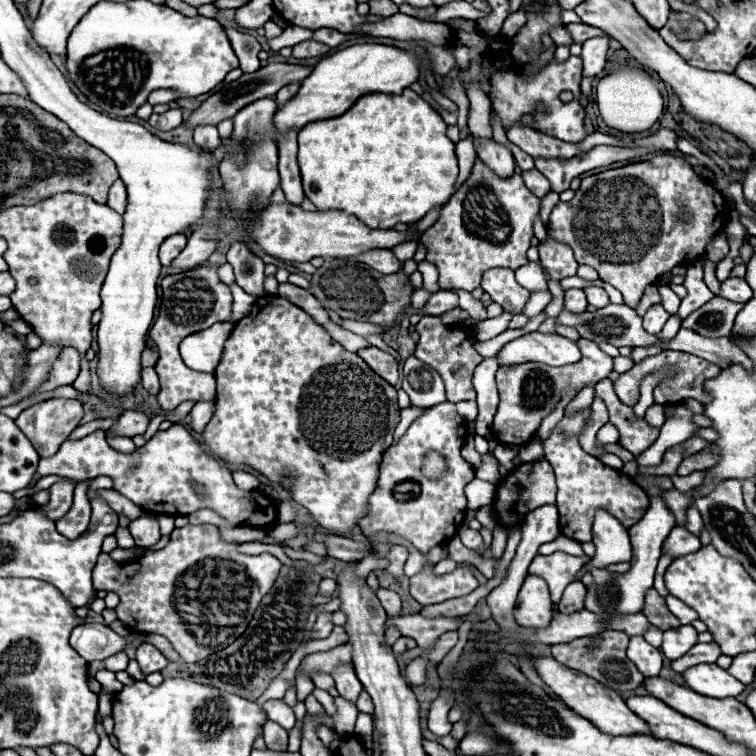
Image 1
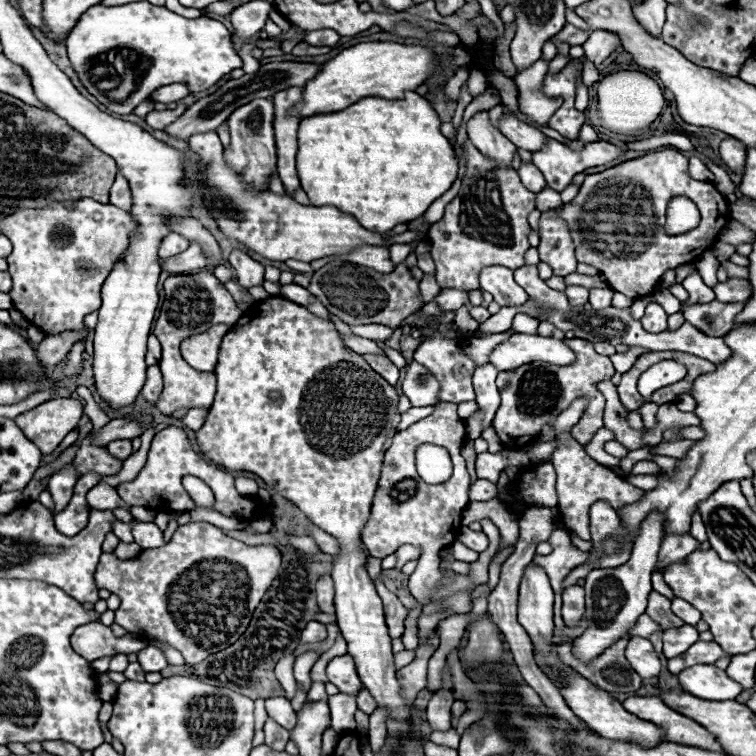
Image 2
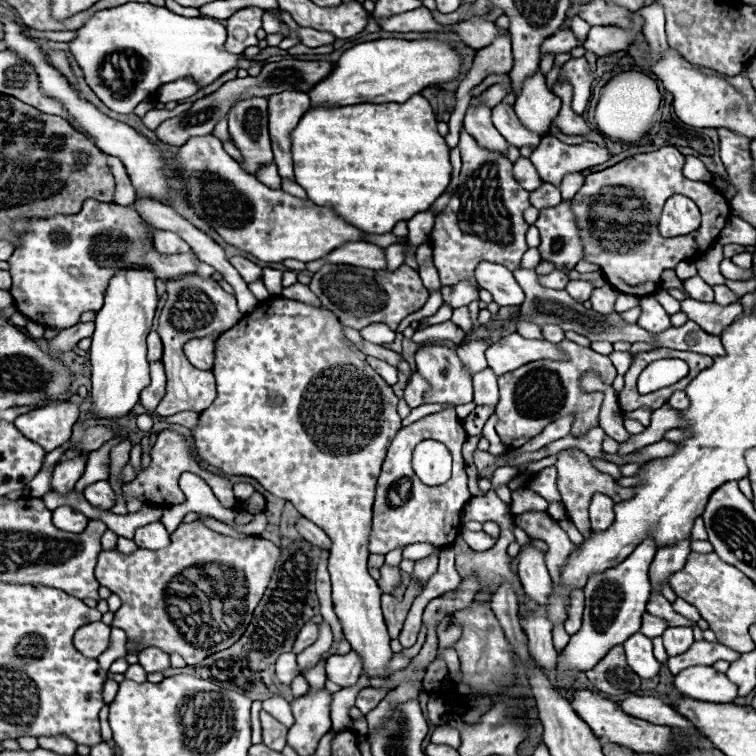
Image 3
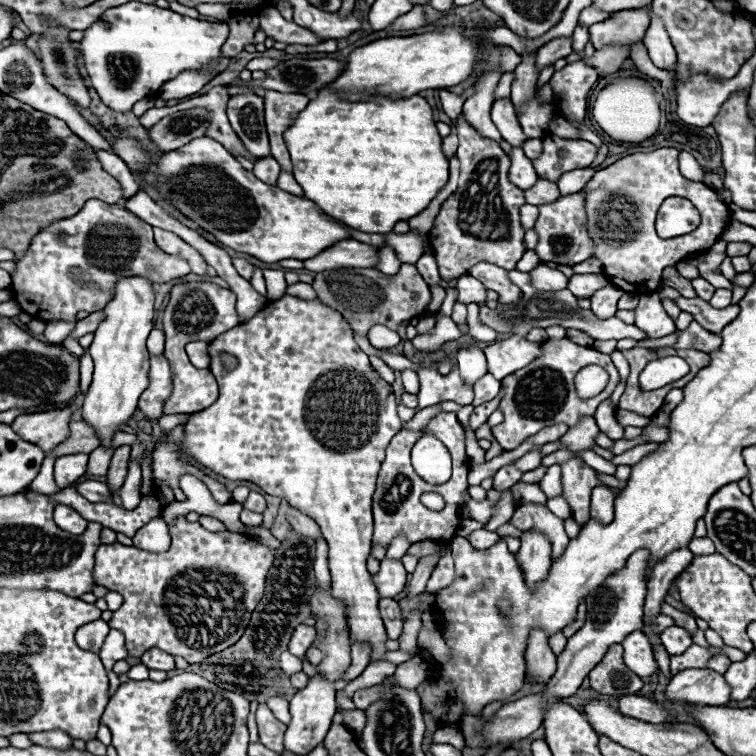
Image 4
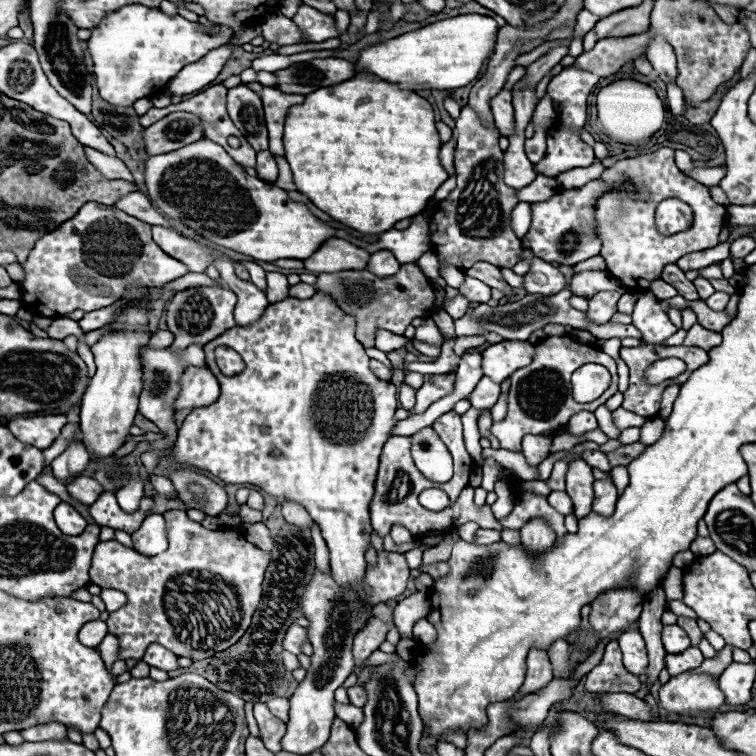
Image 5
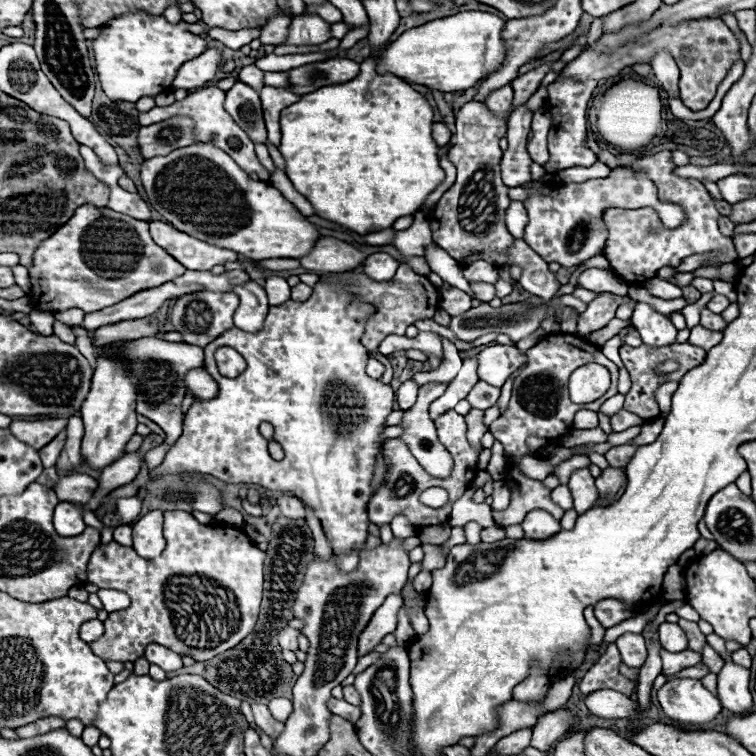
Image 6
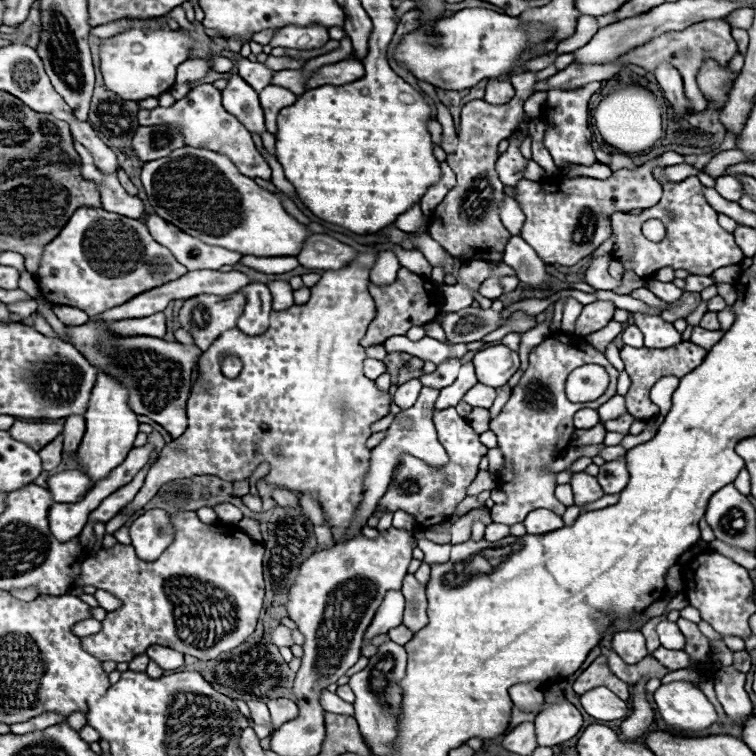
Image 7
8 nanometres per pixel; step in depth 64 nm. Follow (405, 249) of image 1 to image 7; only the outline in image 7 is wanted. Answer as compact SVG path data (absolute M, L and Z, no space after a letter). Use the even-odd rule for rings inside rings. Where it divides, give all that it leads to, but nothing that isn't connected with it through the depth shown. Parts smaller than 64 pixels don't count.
M386 250L378 256L376 268L370 272L370 282L376 286L390 286L392 282L396 282L396 272L402 268L396 254Z

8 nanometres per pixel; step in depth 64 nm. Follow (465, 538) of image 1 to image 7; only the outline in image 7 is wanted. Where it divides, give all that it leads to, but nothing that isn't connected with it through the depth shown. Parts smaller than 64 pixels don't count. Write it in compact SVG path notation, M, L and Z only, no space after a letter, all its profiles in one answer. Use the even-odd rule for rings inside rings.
M492 522L490 526L486 526L486 534L484 534L484 538L486 538L488 542L496 542L496 540L502 540L502 538L506 538L508 534L510 534L510 526Z

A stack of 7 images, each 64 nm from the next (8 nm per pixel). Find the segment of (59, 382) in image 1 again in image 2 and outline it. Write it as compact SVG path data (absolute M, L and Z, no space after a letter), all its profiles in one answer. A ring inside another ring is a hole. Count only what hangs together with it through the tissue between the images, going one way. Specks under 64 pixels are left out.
M76 342L76 346L72 346L72 350L68 352L68 362L66 362L66 368L64 368L64 378L70 378L70 376L76 376L80 366L82 366L82 352L86 348L86 342Z

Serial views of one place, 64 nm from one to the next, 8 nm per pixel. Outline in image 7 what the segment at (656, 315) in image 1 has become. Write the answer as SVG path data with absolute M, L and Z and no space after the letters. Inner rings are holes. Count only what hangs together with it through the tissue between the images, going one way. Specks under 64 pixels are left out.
M634 314L636 326L644 334L644 346L646 348L670 348L682 342L682 334L676 332L676 328L662 320L660 316L650 316L650 314Z

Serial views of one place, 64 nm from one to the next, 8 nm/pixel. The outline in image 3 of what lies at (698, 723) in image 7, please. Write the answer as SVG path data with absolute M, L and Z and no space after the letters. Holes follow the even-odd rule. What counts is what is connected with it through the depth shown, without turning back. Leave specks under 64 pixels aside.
M692 666L676 674L674 688L684 698L726 704L736 698L736 686L712 666Z

